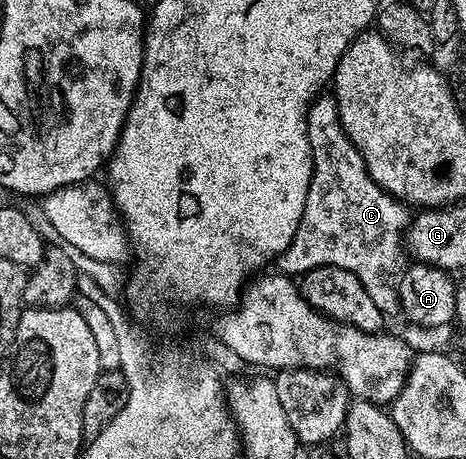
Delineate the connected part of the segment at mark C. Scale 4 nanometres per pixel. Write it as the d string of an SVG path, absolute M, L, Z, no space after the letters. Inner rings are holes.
M319 97L315 99L310 105L310 112L306 115L306 124L308 125L308 141L310 142L310 152L312 153L312 161L314 162L314 172L312 173L312 181L308 189L308 201L304 205L304 217L296 229L296 237L292 241L292 245L288 245L288 249L282 255L278 256L276 260L277 266L282 266L279 267L281 274L291 277L301 277L307 271L311 271L317 267L339 267L340 269L344 269L348 273L355 275L360 281L360 285L364 285L368 297L372 297L372 301L376 301L376 309L380 309L383 316L390 317L393 311L397 312L399 310L398 286L402 281L404 268L408 263L408 255L404 250L404 236L407 227L410 226L411 212L408 210L407 204L403 203L402 200L389 195L387 191L380 189L380 185L376 185L376 181L372 181L372 177L364 165L364 157L360 157L360 153L354 148L352 141L344 133L342 122L338 119L338 105L334 102L333 98L326 97L325 99L325 97Z

